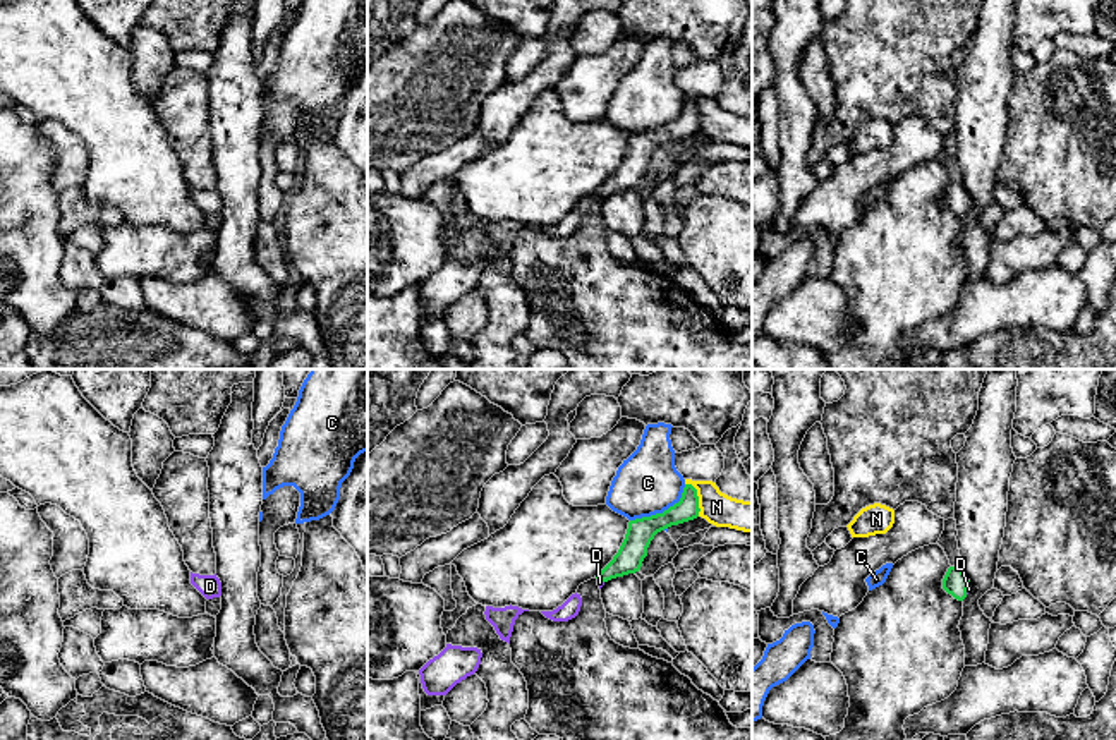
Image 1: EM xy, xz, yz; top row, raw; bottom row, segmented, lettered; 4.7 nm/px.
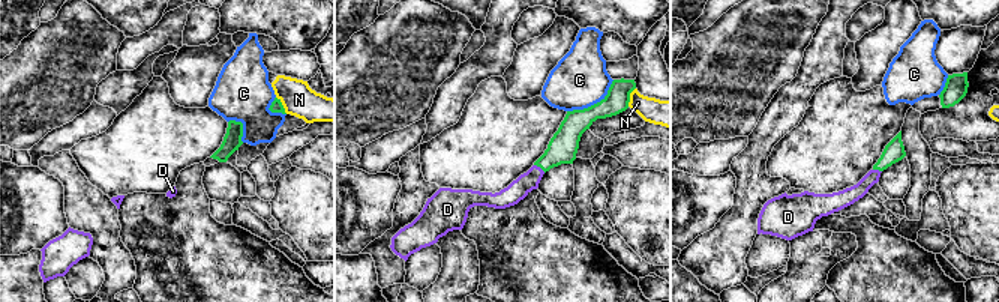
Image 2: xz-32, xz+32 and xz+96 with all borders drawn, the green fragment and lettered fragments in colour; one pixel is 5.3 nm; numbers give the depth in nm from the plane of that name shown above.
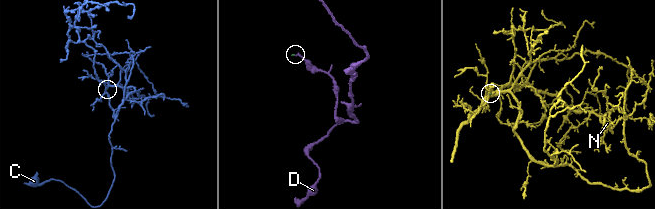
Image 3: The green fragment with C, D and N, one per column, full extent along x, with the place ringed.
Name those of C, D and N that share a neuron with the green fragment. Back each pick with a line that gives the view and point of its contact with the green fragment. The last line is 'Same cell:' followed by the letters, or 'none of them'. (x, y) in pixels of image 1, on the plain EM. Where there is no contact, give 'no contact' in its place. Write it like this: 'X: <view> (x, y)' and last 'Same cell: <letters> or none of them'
D: yz (967, 203)
Same cell: D

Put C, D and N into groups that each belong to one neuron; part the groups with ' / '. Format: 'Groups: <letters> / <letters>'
Groups: C / D / N

